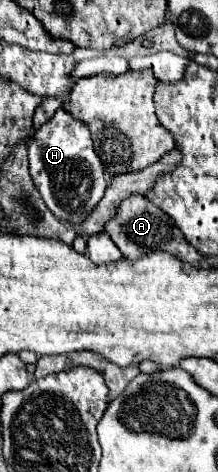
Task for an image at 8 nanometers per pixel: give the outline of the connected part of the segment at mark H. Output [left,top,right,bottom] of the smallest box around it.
[29,110,107,226]

